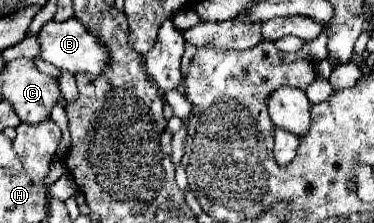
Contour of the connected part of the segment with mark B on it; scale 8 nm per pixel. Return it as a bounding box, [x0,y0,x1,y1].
[38,17,108,75]

